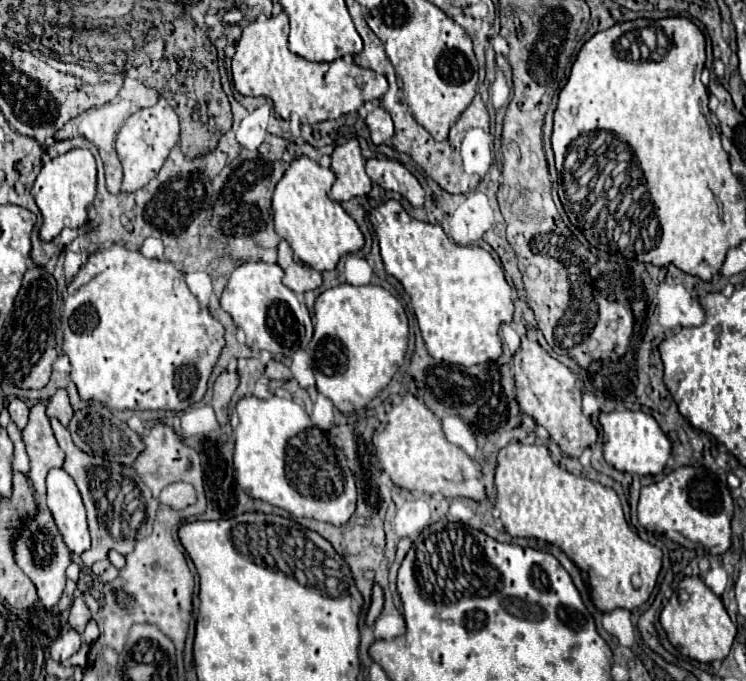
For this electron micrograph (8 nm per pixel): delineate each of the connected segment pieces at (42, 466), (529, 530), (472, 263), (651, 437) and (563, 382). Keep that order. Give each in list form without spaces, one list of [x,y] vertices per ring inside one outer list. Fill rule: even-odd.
[[[43,402],[35,404],[29,414],[29,424],[25,426],[23,442],[27,454],[31,458],[31,472],[29,478],[33,482],[35,494],[39,502],[45,502],[45,478],[51,468],[63,468],[63,450],[59,448],[49,418],[45,414],[47,406]]]
[[[511,442],[499,450],[495,468],[495,488],[497,488],[495,506],[501,512],[499,518],[506,532],[514,538],[537,538],[559,546],[587,574],[593,602],[601,612],[609,612],[615,608],[633,610],[647,602],[661,570],[661,550],[641,540],[637,532],[629,528],[621,502],[613,488],[601,486],[595,480],[567,472],[565,468],[551,460],[549,450],[545,446],[527,446],[519,442]],[[635,574],[639,574],[643,580],[643,586],[639,590],[633,590],[631,584],[631,578]]]
[[[387,200],[379,204],[371,212],[371,222],[379,240],[385,270],[387,274],[395,276],[409,294],[429,354],[435,360],[447,360],[459,366],[473,366],[487,360],[497,360],[501,356],[499,326],[513,318],[513,290],[493,256],[477,246],[455,244],[441,226],[411,218],[397,200]]]
[[[641,410],[607,412],[599,416],[599,422],[603,426],[603,454],[607,464],[611,464],[621,472],[637,476],[647,476],[647,474],[655,476],[663,472],[665,462],[671,456],[671,444],[651,414],[645,414]]]
[[[527,338],[521,340],[521,348],[513,356],[515,374],[515,400],[519,400],[519,410],[531,416],[539,426],[543,426],[551,440],[555,440],[563,454],[581,456],[581,452],[597,440],[597,430],[591,420],[581,412],[581,390],[575,386],[575,374],[549,356],[539,342]]]

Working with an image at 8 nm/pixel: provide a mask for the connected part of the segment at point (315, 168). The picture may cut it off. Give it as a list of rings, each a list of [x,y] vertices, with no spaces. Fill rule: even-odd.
[[[301,156],[291,162],[273,192],[273,220],[275,232],[289,242],[295,256],[315,268],[317,272],[333,270],[343,254],[351,254],[363,248],[365,240],[355,220],[331,200],[327,192],[335,182],[335,174],[329,168],[321,168],[309,156]]]

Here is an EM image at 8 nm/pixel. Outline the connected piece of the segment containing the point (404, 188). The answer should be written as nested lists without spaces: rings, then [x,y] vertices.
[[[367,160],[367,174],[385,190],[399,192],[411,206],[423,206],[423,188],[419,180],[397,160]]]

